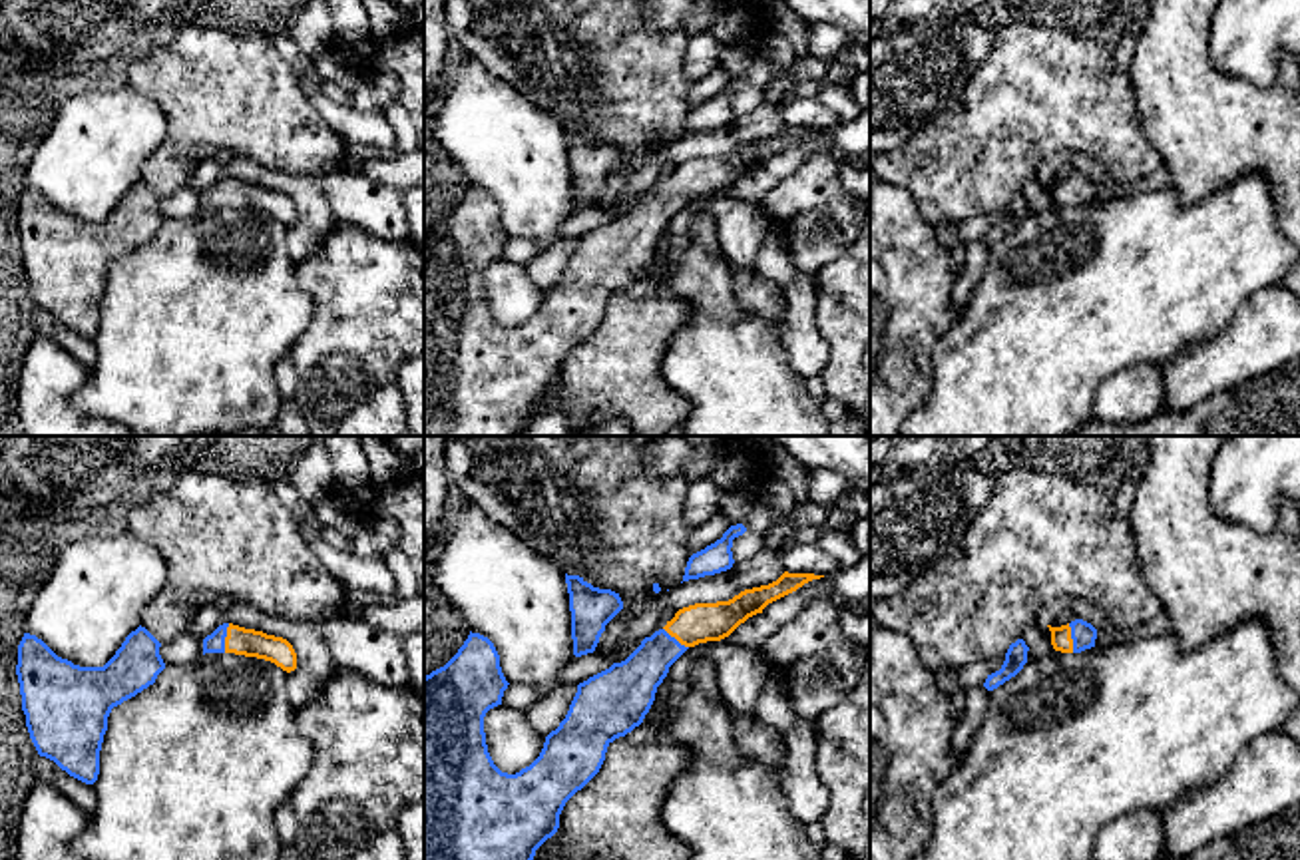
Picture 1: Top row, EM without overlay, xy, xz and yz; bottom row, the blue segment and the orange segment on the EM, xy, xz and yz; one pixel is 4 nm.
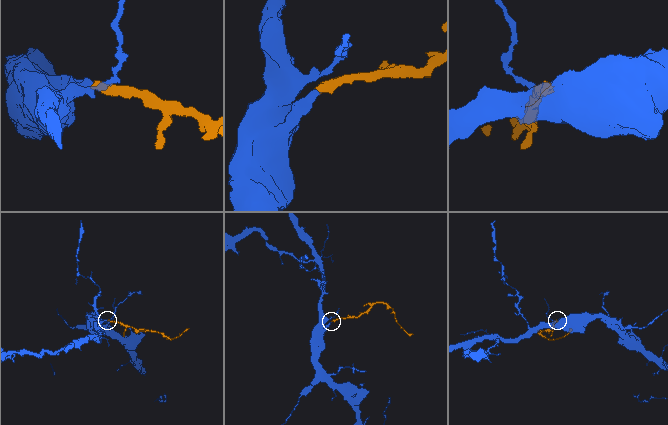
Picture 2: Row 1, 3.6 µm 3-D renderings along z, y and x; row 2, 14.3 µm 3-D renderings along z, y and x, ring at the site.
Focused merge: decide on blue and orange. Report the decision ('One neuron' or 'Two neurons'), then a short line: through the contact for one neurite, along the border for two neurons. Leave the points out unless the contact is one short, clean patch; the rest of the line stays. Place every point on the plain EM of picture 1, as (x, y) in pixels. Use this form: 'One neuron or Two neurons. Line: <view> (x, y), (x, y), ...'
One neuron. Line: xy (216, 196), (225, 190), (241, 196)

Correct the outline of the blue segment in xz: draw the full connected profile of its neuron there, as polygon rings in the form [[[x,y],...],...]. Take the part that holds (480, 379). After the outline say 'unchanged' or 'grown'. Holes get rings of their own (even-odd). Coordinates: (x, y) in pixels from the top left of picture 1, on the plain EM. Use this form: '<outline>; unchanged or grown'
[[[784,125],[776,135],[745,143],[729,155],[695,157],[679,163],[663,183],[645,191],[625,215],[613,217],[577,239],[565,273],[545,291],[540,311],[516,328],[502,326],[494,319],[484,287],[486,267],[502,259],[510,237],[502,227],[494,197],[470,185],[448,217],[424,231],[424,436],[518,436],[528,426],[536,404],[557,386],[565,356],[599,326],[607,301],[643,277],[669,221],[689,201],[729,191],[749,171],[762,167],[768,157],[820,131],[824,129]]]; grown

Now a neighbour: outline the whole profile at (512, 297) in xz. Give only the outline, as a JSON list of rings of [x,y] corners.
[[[498,259],[484,271],[488,307],[494,319],[508,328],[530,321],[542,307],[545,291],[538,289],[526,265]]]

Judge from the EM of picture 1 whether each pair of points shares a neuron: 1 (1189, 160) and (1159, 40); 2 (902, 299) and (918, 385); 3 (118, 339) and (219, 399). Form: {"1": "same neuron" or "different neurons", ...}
{"1": "same neuron", "2": "same neuron", "3": "same neuron"}

